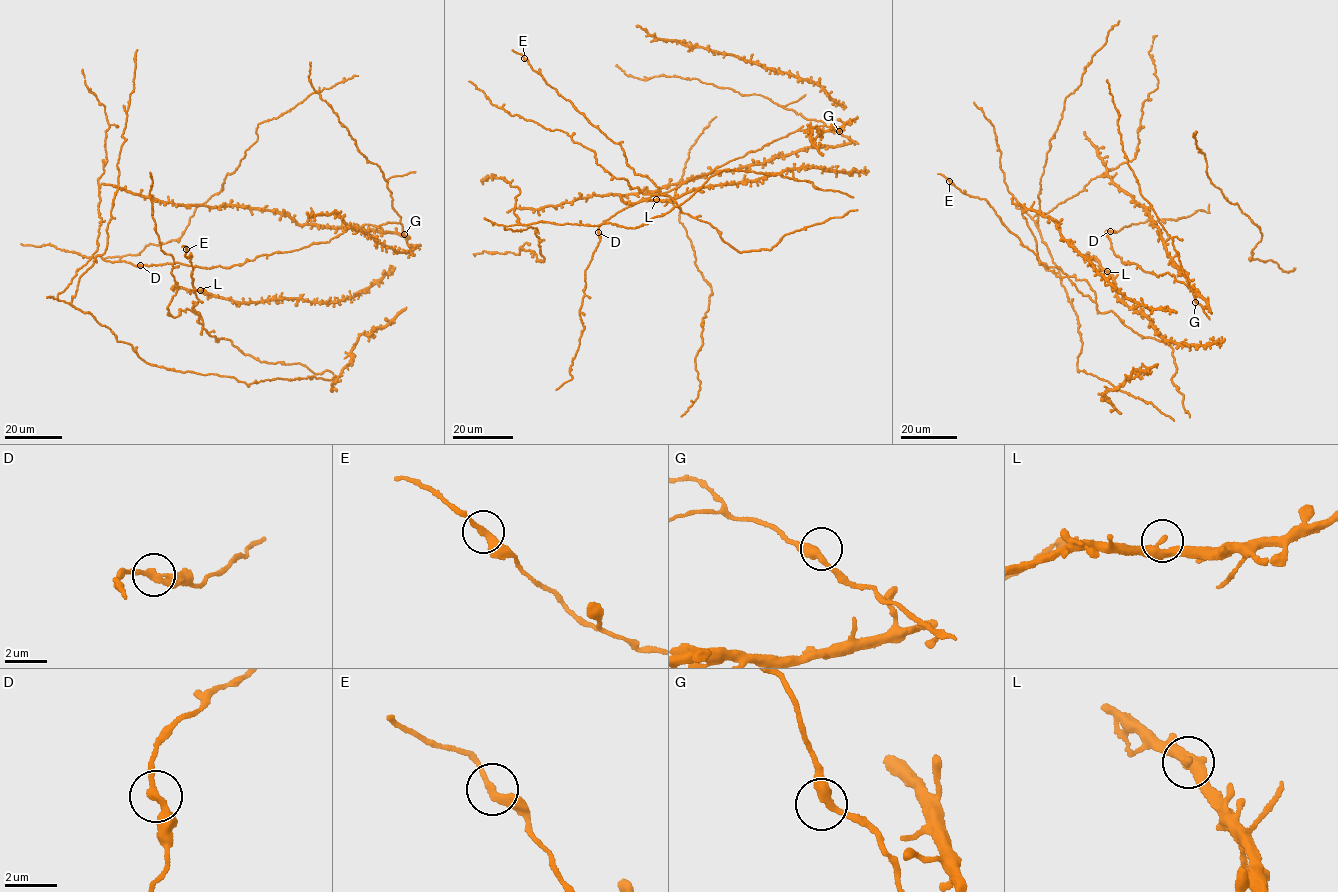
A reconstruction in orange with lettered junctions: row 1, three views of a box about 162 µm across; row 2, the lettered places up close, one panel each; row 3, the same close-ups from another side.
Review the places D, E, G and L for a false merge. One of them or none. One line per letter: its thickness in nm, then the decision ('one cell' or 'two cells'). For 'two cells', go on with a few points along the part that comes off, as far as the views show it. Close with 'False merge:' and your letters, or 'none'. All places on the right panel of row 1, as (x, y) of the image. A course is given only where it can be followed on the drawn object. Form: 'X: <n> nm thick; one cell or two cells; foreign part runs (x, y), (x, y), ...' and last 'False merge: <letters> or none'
D: 300 nm thick; one cell
E: 300 nm thick; one cell
G: 360 nm thick; one cell
L: 300 nm thick; one cell
False merge: none

